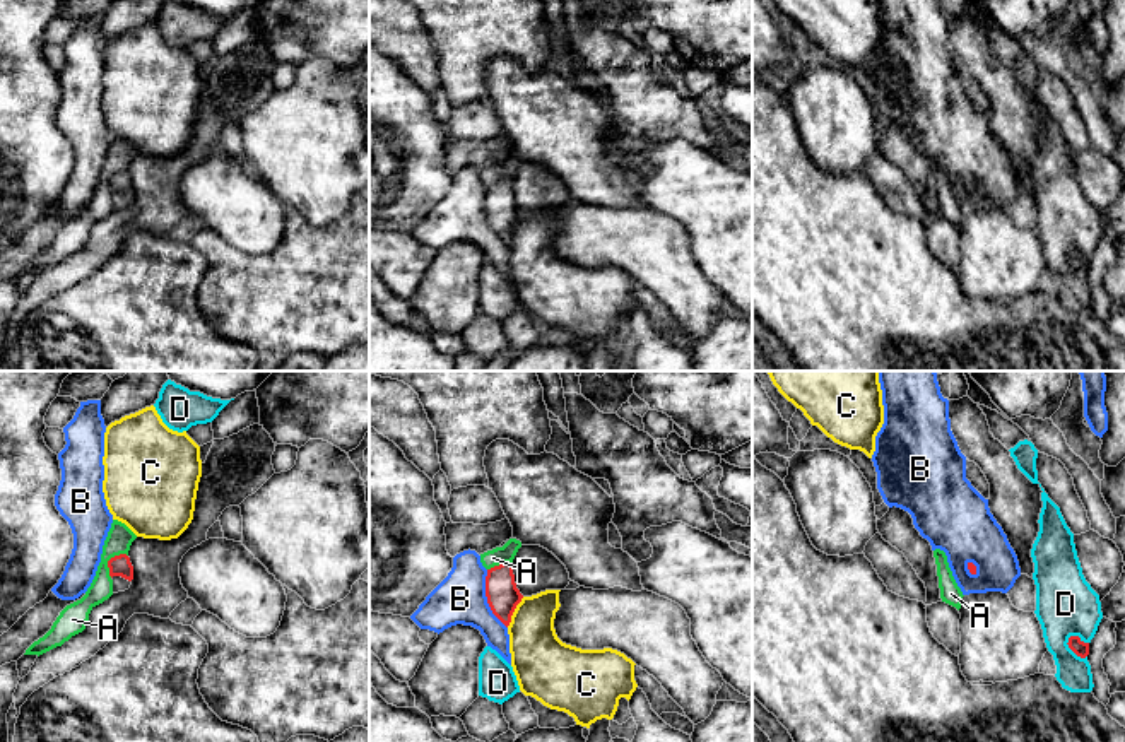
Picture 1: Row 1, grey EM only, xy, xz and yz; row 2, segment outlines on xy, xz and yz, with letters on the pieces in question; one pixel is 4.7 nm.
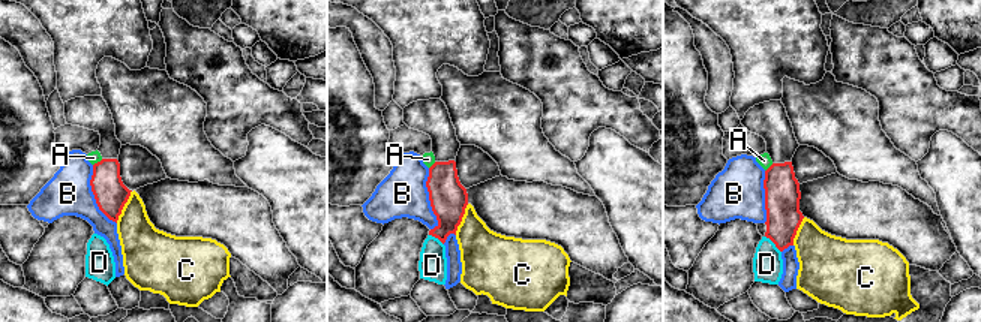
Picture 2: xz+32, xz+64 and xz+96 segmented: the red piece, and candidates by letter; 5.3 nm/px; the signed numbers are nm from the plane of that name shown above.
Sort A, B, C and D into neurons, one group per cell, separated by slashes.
A / B / C / D

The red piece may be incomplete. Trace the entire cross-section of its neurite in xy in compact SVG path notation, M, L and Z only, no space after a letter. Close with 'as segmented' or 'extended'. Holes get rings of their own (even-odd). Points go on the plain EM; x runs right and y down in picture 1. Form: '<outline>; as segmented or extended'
M127 171L115 173L108 178L109 193L113 197L113 210L130 205L133 197L133 183Z; extended

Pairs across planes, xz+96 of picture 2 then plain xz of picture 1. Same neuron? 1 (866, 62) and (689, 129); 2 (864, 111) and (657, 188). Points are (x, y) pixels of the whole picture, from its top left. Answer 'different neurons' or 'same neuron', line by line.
1: same neuron
2: different neurons

